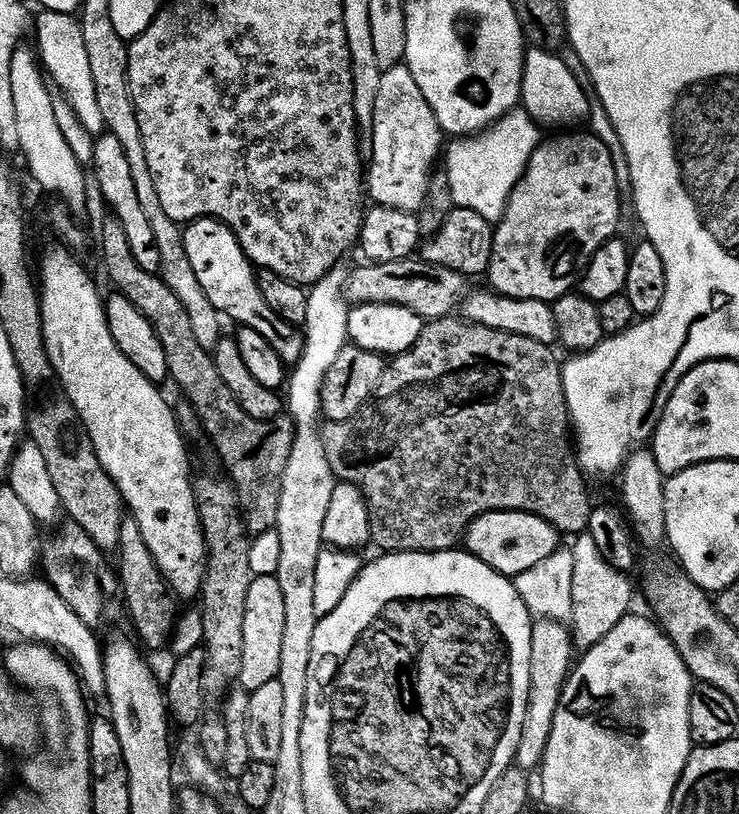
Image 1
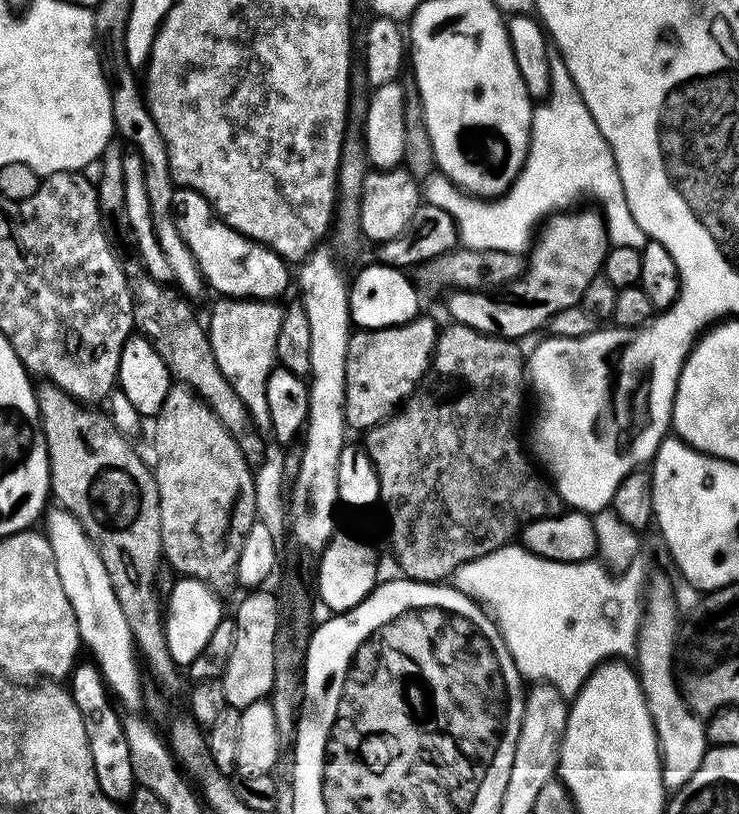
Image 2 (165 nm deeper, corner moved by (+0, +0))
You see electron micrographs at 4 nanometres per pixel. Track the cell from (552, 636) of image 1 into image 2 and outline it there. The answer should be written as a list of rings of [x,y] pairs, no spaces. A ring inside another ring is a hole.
[[[535,683],[527,689],[524,697],[524,713],[518,730],[518,742],[514,746],[514,766],[510,766],[513,782],[532,780],[531,793],[535,795],[544,782],[550,780],[558,764],[560,739],[564,736],[568,721],[569,703],[556,687]]]

